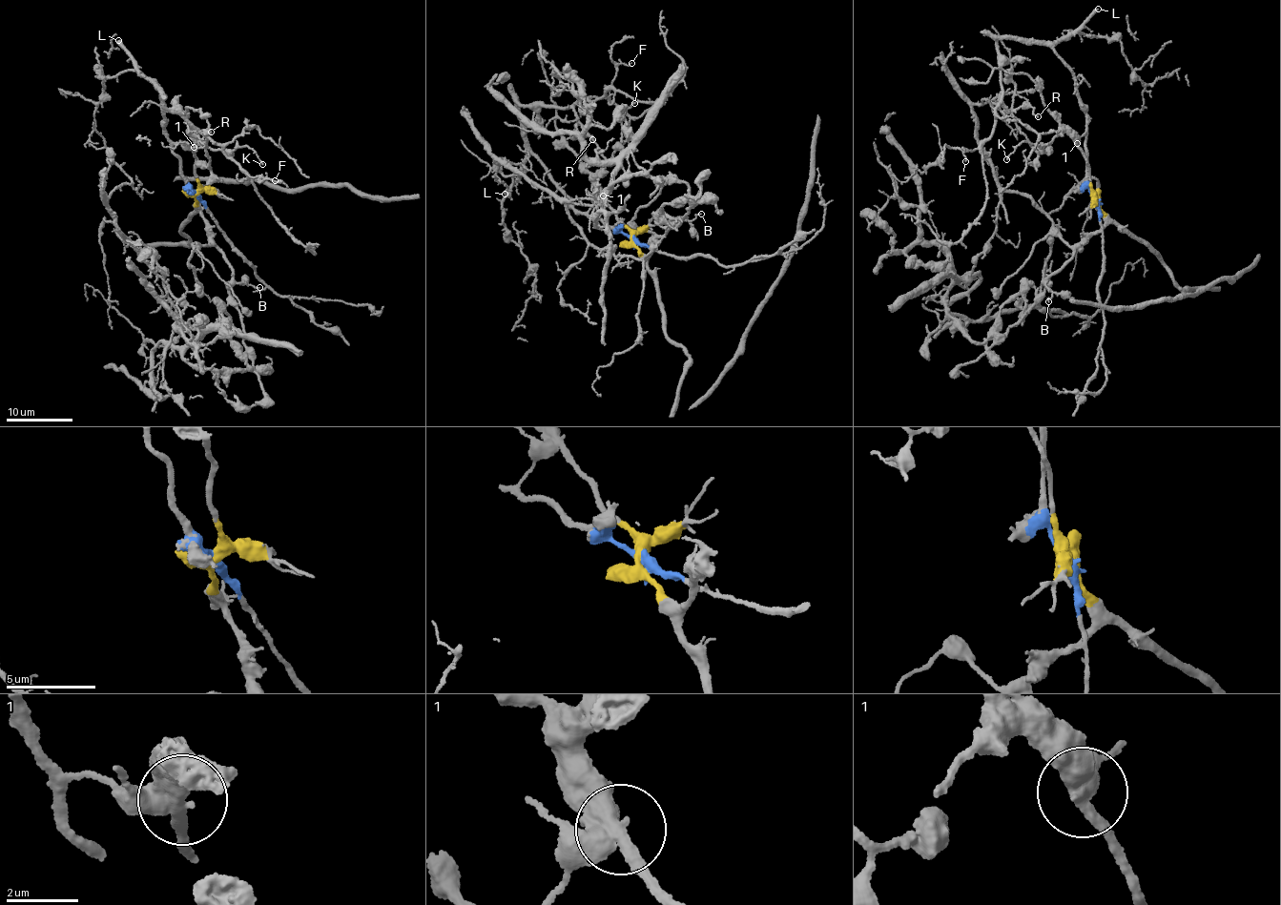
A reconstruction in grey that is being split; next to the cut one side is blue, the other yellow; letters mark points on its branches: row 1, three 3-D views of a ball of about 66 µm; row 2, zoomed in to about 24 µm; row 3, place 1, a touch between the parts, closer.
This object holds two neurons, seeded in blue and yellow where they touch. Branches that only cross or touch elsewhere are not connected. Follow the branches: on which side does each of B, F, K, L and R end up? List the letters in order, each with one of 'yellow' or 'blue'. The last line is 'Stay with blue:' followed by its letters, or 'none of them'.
B: yellow
F: blue
K: yellow
L: blue
R: blue
Stay with blue: F, L, R

